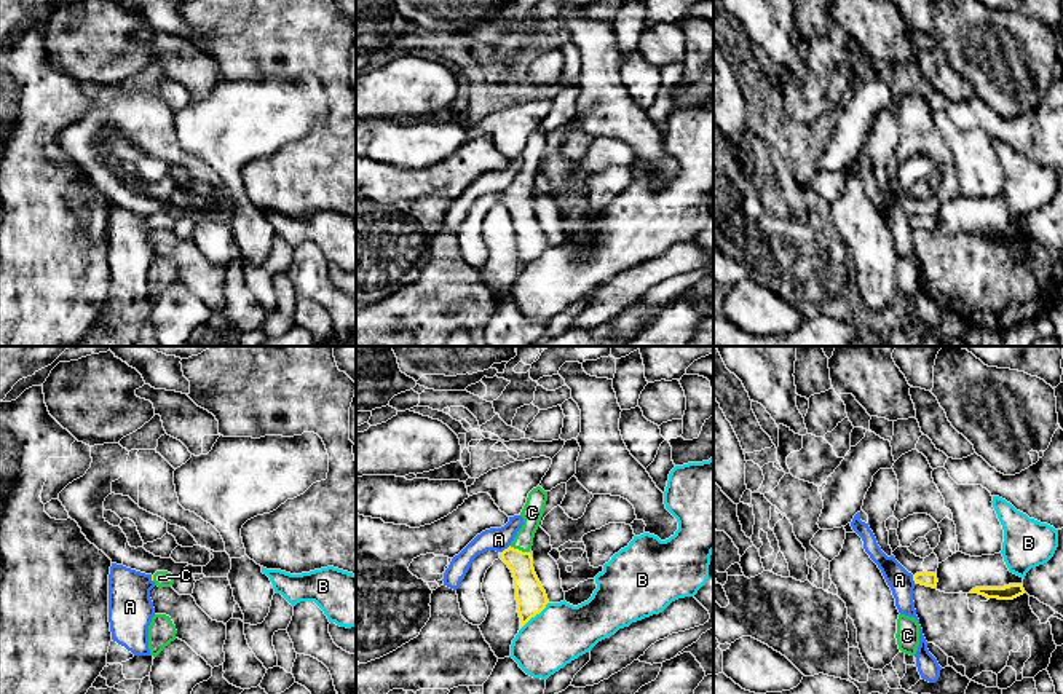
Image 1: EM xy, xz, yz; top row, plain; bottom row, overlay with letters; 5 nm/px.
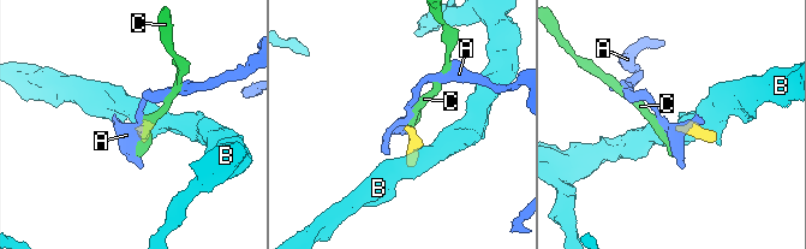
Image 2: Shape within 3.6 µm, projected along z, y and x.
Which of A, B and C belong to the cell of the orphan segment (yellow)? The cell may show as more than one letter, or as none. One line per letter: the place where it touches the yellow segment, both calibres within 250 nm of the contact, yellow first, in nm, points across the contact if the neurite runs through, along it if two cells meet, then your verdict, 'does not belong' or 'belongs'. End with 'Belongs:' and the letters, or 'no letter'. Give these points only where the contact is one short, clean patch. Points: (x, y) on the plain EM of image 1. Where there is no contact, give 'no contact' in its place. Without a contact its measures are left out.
A: contact xz (505, 192); calibres 140 and 120 nm; border xz (509, 187), (501, 195); does not belong
B: contact xz (535, 257); calibres 150 and 300 nm; border xz (548, 244), (521, 272); does not belong
C: contact xz (519, 193); calibres 150 and 110 nm; way xz (532, 241), (521, 209), (519, 193), (530, 168), (532, 155); belongs
Belongs: C

